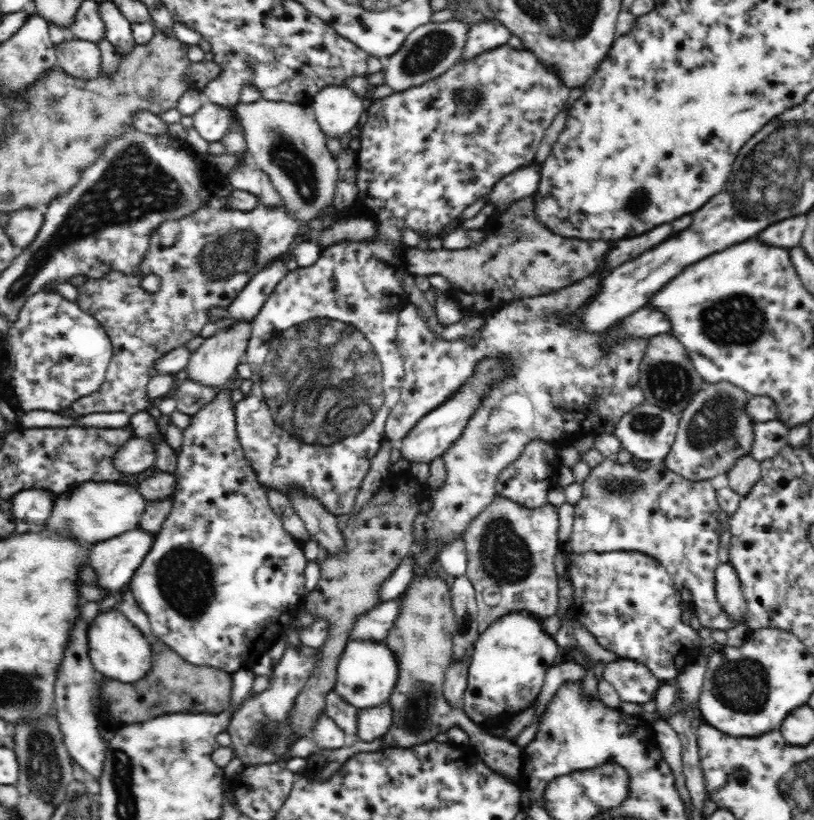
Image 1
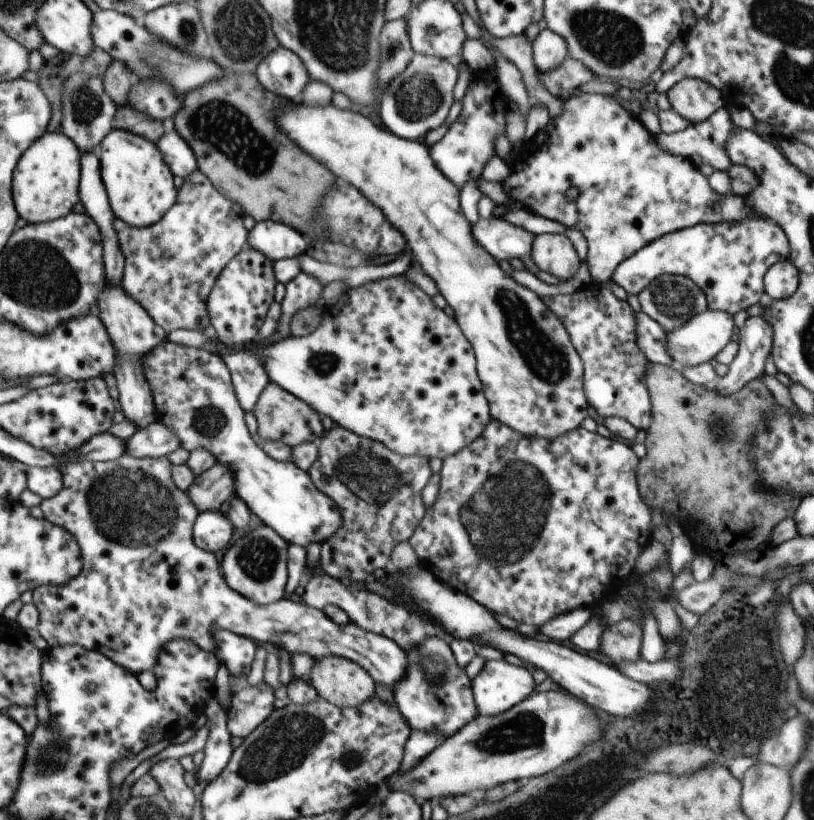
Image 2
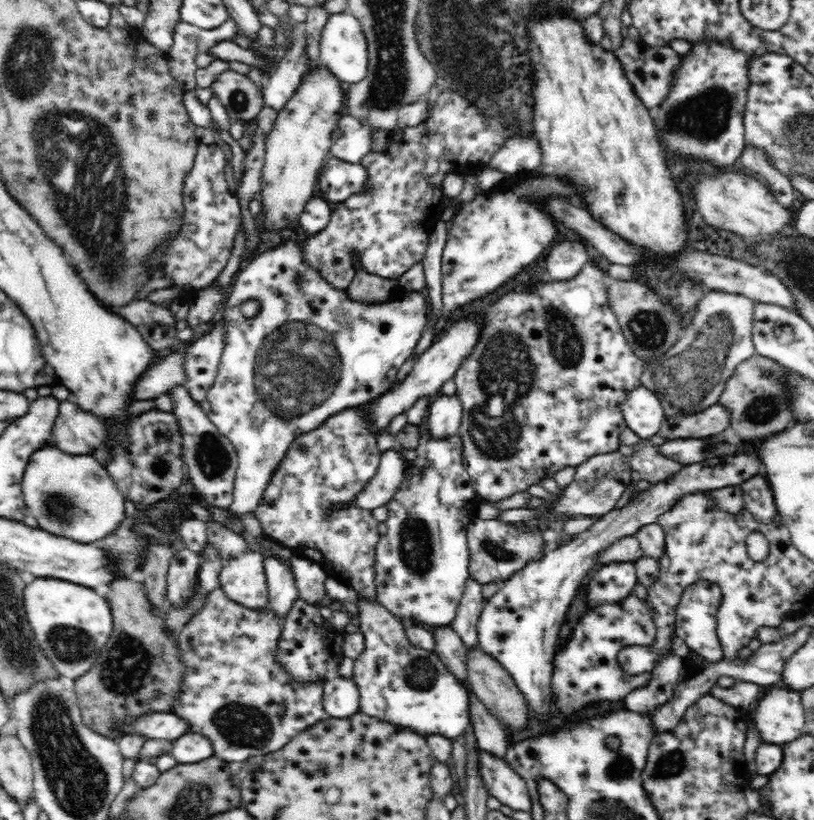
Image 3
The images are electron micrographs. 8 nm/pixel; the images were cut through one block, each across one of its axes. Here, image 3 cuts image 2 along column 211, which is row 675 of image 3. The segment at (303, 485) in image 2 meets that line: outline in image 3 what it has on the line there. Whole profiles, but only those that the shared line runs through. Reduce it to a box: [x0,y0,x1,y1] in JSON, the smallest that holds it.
[351,595,470,740]

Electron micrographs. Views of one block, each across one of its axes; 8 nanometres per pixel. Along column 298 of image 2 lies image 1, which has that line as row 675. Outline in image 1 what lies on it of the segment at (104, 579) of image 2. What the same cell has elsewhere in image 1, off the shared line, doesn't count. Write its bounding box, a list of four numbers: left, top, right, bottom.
[603,658,662,707]

